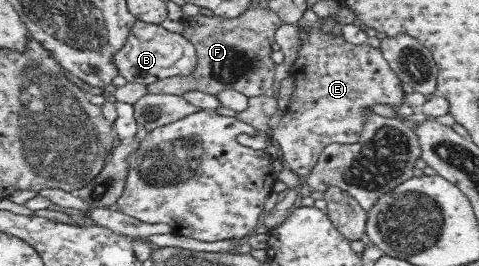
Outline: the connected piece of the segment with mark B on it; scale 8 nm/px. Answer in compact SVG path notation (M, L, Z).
M138 20L127 37L127 43L114 56L114 62L129 83L148 85L171 76L187 76L197 66L197 54L193 44L183 34L169 32L160 24Z

